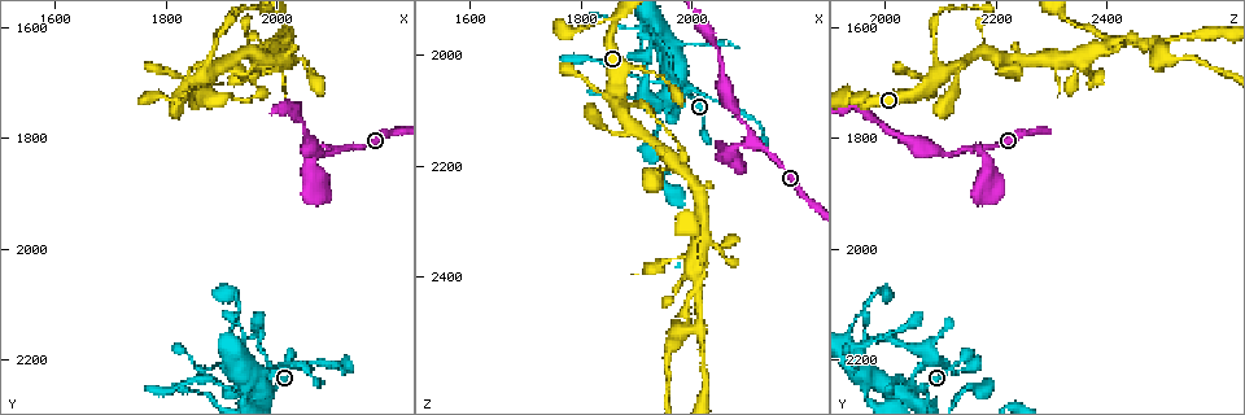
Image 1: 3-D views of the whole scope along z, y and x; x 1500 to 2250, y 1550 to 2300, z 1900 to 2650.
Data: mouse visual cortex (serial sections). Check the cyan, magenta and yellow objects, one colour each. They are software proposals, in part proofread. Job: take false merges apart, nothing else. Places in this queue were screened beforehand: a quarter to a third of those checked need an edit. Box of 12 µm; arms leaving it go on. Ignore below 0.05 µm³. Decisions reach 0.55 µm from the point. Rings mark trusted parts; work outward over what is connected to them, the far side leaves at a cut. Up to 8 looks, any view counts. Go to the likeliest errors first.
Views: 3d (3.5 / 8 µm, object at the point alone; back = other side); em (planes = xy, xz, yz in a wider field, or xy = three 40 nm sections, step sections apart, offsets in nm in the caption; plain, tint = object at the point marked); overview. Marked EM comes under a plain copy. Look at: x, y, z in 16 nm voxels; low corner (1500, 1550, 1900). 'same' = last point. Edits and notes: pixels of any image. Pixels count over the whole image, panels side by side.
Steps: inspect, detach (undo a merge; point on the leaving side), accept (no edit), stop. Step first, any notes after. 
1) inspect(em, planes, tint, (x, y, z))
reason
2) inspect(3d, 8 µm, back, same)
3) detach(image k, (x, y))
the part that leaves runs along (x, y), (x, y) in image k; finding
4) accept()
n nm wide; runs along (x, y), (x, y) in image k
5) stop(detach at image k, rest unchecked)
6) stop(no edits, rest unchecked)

inspect(3d, 3.5 µm, (1925, 2260, 2050))
sudden change in width

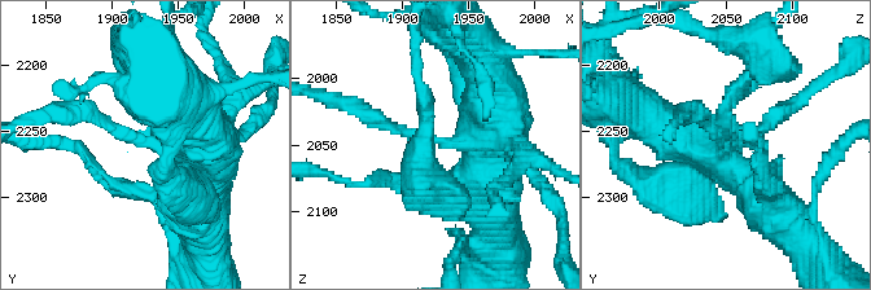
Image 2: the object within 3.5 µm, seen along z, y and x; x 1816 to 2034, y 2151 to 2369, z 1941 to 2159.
inspect(em, xy, step 5, tint, (1926, 2254, 2046))
arms of 150, 600 nm; shape alone is not enough

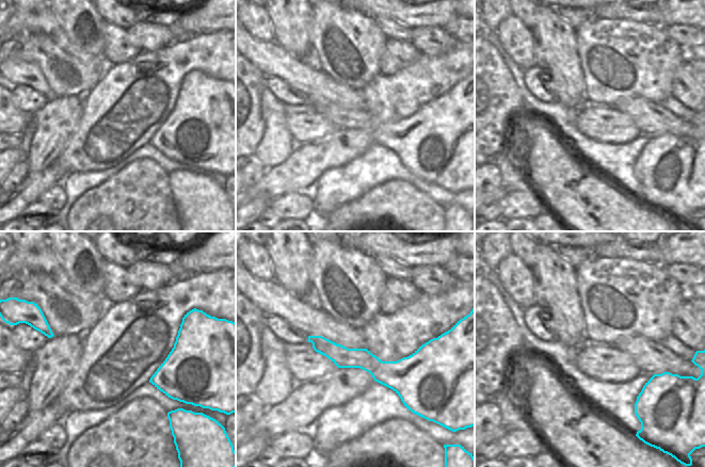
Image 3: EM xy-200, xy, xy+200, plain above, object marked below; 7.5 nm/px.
accept()
160 nm wide; runs along (211, 144), (171, 152), (73, 111) in image 2; one cell here

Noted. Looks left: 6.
inspect(3d, 8 µm, (1900, 1615, 2090))
a narrow waist

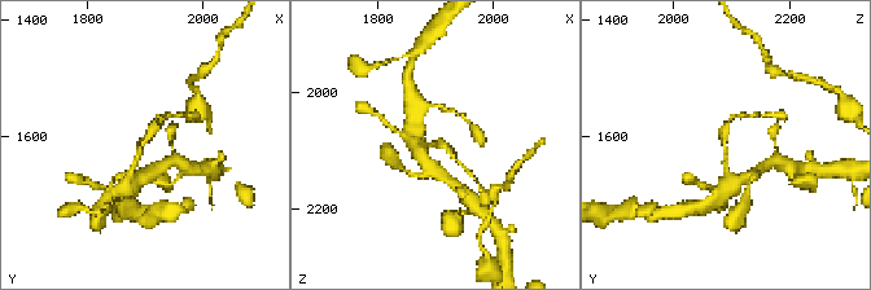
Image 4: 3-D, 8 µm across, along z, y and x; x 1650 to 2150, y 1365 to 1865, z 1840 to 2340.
inspect(3d, 3.5 µm, (1895, 1615, 2085))

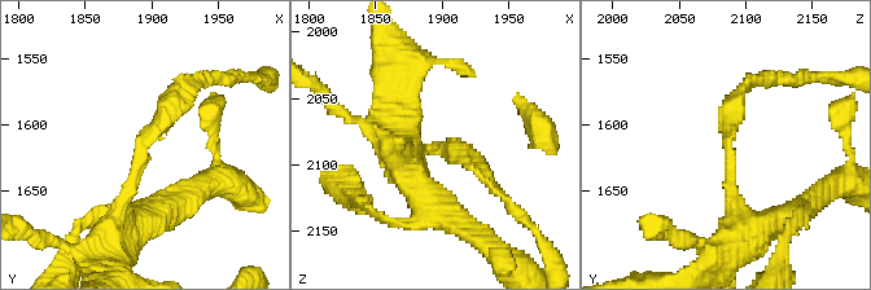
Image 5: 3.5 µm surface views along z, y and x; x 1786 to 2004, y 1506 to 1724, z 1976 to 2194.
inspect(em, xy, step 3, tint, (1896, 1614, 2084))
arms of 200, 250 nm; shape alone is not enough

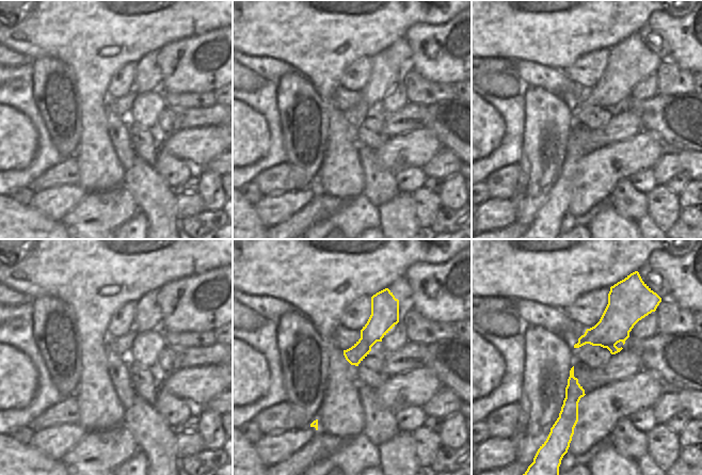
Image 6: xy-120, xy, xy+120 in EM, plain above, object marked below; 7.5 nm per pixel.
accept()
runs along (387, 298), (384, 317), (353, 362) in image 6; one cell here

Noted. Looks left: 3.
inspect(3d, 3.5 µm, (1940, 2165, 1975))
thick turns thin

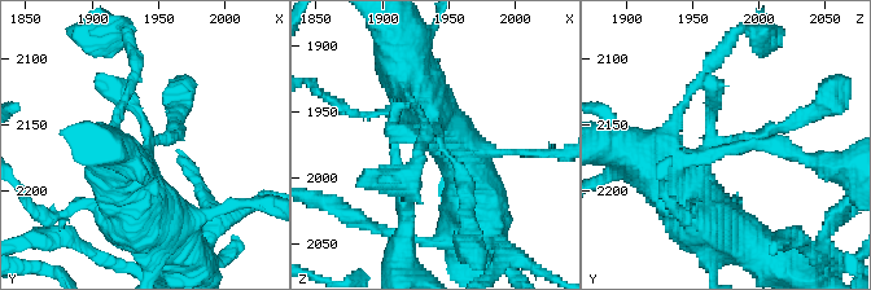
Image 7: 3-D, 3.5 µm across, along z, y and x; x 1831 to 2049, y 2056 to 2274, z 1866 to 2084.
inspect(em, xy, step 2, tint, (1942, 2164, 1978))

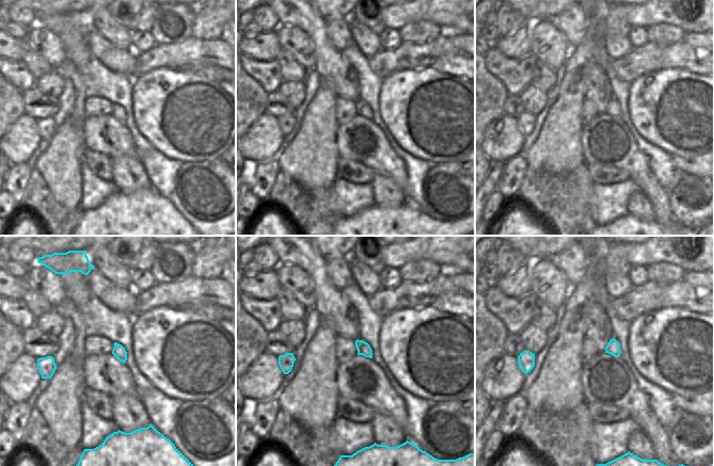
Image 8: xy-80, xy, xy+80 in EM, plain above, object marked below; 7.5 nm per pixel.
accept()
runs along (687, 202), (714, 143), (797, 119) in image 7; continuous, no second cell

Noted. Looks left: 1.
stop(no edits, rest unchecked)

